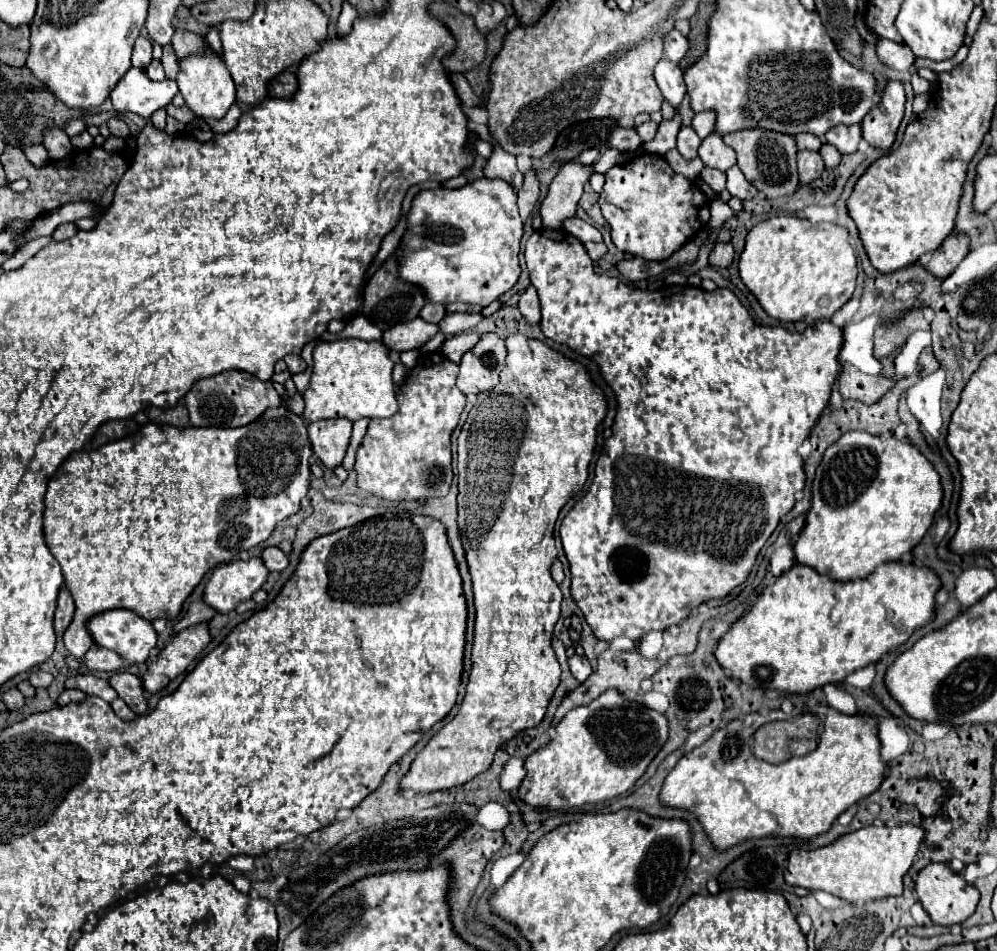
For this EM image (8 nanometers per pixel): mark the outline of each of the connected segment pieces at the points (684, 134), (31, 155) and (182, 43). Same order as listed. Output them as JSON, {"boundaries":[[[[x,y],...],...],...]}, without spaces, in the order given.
{"boundaries":[[[[681,127],[679,135],[677,135],[677,151],[685,159],[695,159],[699,145],[701,145],[701,139],[695,133],[695,129],[693,127]]],[[[21,145],[21,149],[33,165],[45,165],[49,161],[47,151],[45,151],[43,145]]],[[[175,31],[171,45],[175,49],[175,55],[181,59],[181,57],[187,57],[191,53],[201,53],[203,51],[203,47],[201,47],[203,37],[189,33],[189,31]]]]}

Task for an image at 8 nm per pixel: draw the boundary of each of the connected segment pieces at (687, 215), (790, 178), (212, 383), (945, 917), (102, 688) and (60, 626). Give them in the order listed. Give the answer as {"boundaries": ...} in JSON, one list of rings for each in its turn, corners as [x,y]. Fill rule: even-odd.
{"boundaries":[[[[641,155],[631,163],[611,167],[605,173],[599,205],[611,227],[611,239],[617,249],[649,261],[661,261],[695,237],[703,227],[699,211],[707,207],[709,201],[695,183],[677,175],[663,157]]],[[[743,129],[723,135],[723,141],[737,153],[737,167],[743,171],[747,181],[753,187],[757,187],[757,191],[761,191],[767,199],[793,195],[795,189],[799,187],[797,165],[795,165],[795,155],[797,155],[795,137],[769,129]]],[[[225,371],[193,383],[185,395],[185,405],[193,427],[243,427],[257,419],[265,409],[281,403],[271,381],[261,381],[247,371]]],[[[931,863],[927,865],[915,879],[915,893],[923,905],[923,909],[929,913],[931,921],[937,925],[955,925],[963,923],[967,917],[971,917],[979,903],[979,891],[969,885],[959,873],[951,871],[945,863]]],[[[91,673],[69,677],[69,679],[65,681],[65,689],[79,689],[79,691],[83,691],[85,695],[101,697],[101,699],[105,699],[107,703],[111,703],[113,699],[117,699],[117,693],[115,693],[115,689],[109,685],[107,679],[97,677],[97,675],[91,675]]],[[[61,587],[59,597],[57,597],[57,609],[55,609],[55,631],[57,631],[57,635],[69,627],[69,623],[73,619],[73,611],[75,611],[73,597],[71,597],[67,587]]]]}

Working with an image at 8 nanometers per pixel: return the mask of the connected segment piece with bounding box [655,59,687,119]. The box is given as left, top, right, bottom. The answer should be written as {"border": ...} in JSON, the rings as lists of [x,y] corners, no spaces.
{"border":[[[661,59],[655,67],[655,81],[665,97],[665,101],[669,105],[673,105],[675,109],[675,117],[681,119],[679,115],[679,105],[687,93],[687,87],[685,87],[685,81],[683,81],[683,71],[679,69],[679,65],[673,65],[671,61],[665,61]]]}

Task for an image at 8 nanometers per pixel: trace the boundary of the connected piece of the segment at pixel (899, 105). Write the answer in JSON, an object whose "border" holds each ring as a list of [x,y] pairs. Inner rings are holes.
{"border":[[[891,81],[881,97],[881,101],[877,103],[877,107],[873,109],[873,113],[869,113],[863,123],[863,139],[877,149],[889,151],[897,129],[901,125],[903,119],[903,111],[905,111],[905,91],[903,85],[897,81]]]}

